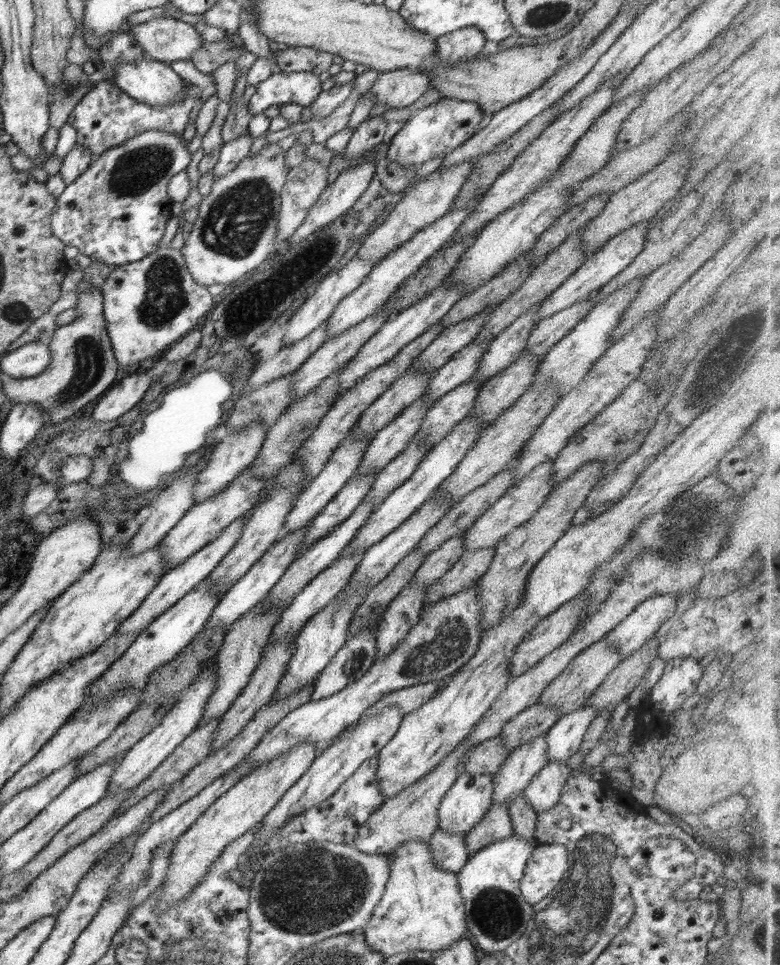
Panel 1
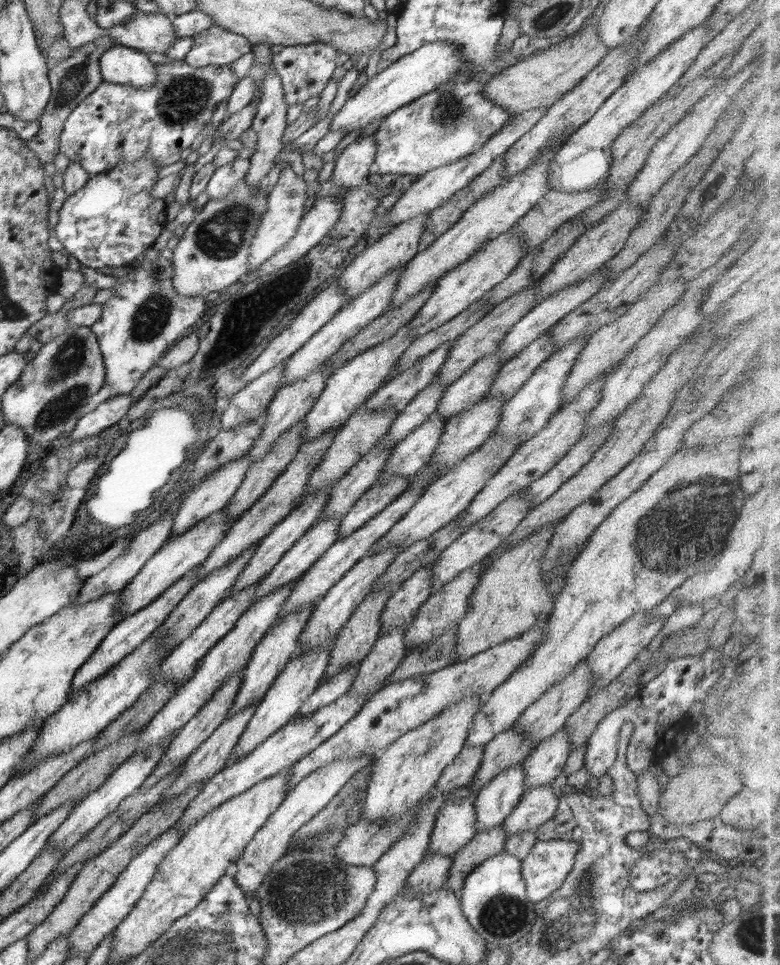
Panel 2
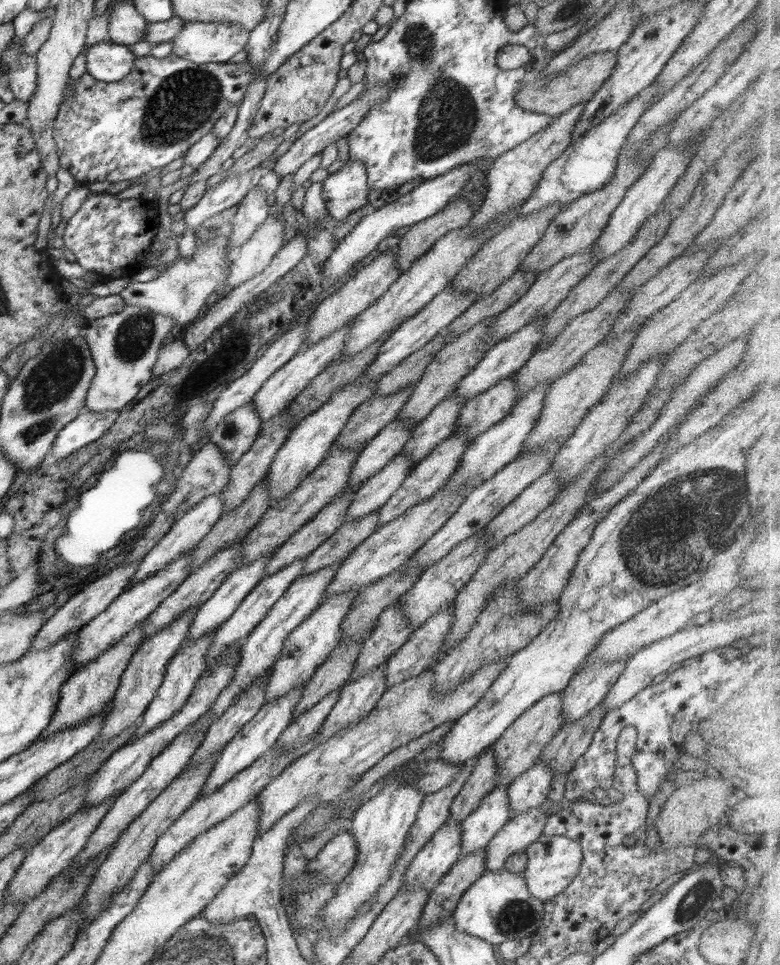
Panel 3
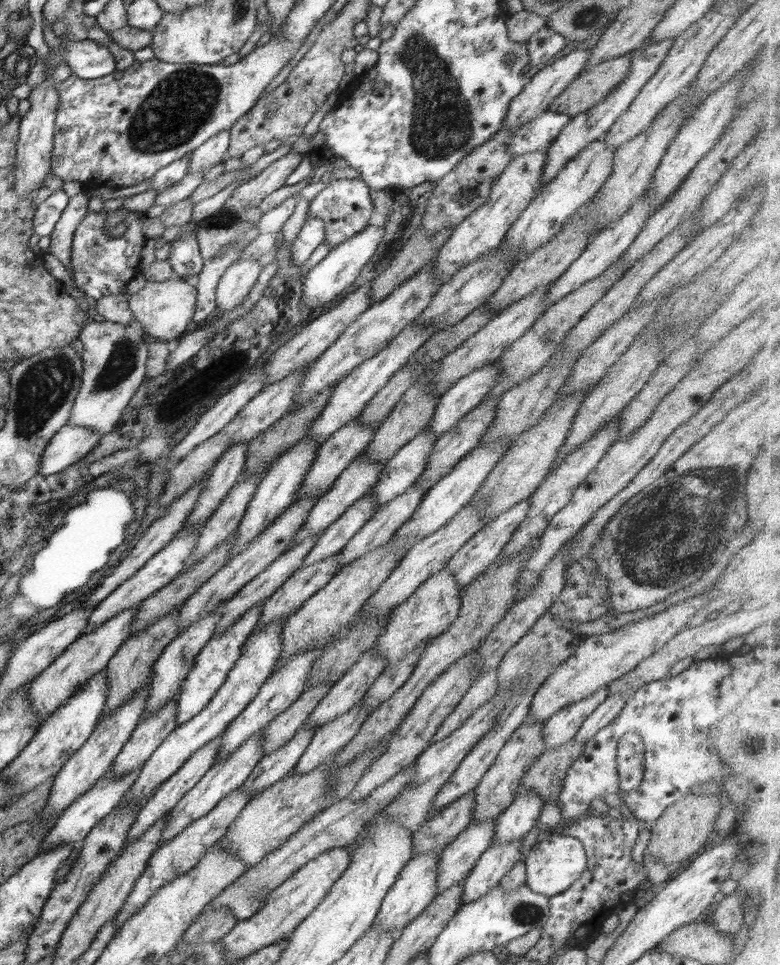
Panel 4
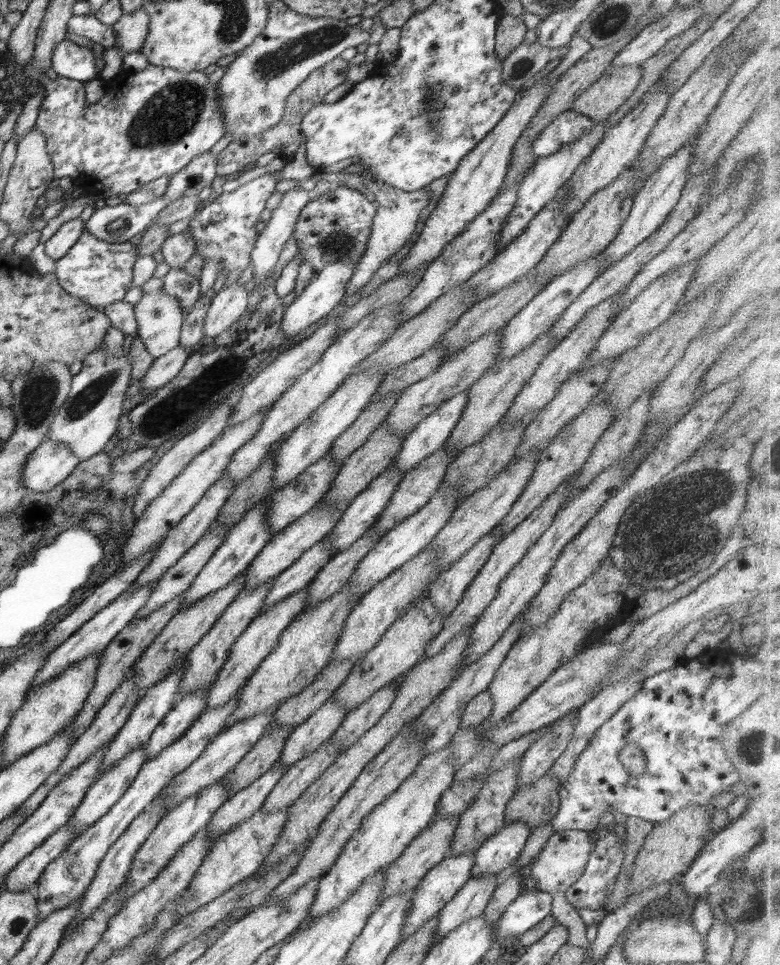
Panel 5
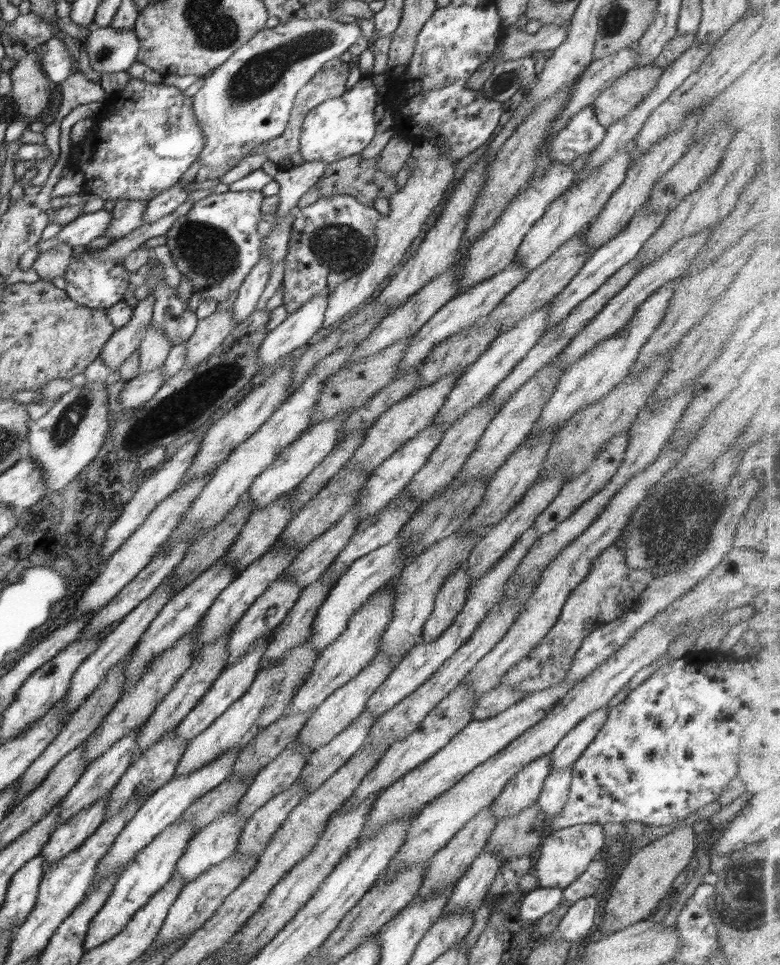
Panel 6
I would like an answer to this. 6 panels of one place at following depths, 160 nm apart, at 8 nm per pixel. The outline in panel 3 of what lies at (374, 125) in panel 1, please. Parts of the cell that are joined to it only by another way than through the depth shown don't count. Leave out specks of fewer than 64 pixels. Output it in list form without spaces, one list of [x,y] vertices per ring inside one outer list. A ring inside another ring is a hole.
[[[345,160],[345,165],[329,175],[322,184],[322,199],[326,202],[327,214],[337,223],[344,223],[346,218],[358,212],[363,206],[369,206],[368,176],[365,166],[359,160]]]

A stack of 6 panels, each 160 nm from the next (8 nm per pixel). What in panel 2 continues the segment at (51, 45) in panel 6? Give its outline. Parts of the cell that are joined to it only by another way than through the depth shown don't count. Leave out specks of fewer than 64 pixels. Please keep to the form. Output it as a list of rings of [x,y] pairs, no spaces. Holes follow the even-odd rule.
[[[116,45],[104,52],[99,60],[103,81],[116,85],[148,89],[156,84],[156,64],[147,54],[136,49]]]

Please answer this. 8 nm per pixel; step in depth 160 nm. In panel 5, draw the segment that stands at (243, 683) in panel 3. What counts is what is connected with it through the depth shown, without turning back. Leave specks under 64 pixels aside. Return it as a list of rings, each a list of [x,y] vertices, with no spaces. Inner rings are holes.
[[[237,693],[228,702],[201,713],[195,723],[191,724],[191,727],[178,740],[171,741],[162,752],[159,752],[158,756],[144,762],[132,784],[108,813],[72,840],[66,850],[63,850],[46,865],[45,872],[41,872],[34,888],[39,912],[37,922],[44,920],[49,914],[61,908],[66,908],[71,902],[76,902],[83,896],[96,874],[100,861],[110,850],[112,844],[118,840],[119,836],[122,836],[123,832],[126,832],[132,821],[146,810],[146,807],[174,780],[174,777],[185,771],[204,752],[206,746],[220,732],[227,718],[234,712],[238,703]]]

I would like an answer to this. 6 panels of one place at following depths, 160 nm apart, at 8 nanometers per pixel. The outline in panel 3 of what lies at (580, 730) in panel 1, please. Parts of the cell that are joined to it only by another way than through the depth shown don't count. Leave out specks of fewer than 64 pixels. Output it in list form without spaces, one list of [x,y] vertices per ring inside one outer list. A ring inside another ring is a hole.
[[[541,760],[523,772],[507,788],[510,814],[516,816],[544,804],[550,794],[553,778],[554,774],[551,768]]]

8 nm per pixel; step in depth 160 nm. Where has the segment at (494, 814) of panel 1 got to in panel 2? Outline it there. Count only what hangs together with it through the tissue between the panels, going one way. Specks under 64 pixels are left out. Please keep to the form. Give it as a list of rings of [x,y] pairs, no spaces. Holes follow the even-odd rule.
[[[502,824],[477,832],[464,848],[453,854],[453,861],[444,886],[459,897],[465,878],[479,864],[482,864],[482,861],[503,852],[507,838]]]

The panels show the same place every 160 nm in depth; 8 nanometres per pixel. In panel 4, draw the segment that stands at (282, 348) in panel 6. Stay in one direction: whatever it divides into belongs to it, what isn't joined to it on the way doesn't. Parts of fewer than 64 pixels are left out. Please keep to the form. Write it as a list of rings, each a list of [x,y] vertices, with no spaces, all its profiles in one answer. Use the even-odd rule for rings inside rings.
[[[368,225],[362,232],[354,238],[332,248],[328,255],[318,262],[303,278],[301,304],[308,308],[320,308],[328,302],[332,302],[341,292],[350,288],[354,280],[360,274],[360,270],[374,261],[380,254],[379,248],[383,244],[384,227]]]

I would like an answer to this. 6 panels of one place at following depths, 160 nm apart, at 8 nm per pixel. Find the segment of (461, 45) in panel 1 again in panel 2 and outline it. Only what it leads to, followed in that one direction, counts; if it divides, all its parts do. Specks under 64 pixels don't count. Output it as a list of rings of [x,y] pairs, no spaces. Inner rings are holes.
[[[435,41],[424,44],[415,52],[399,58],[380,74],[368,79],[364,87],[360,88],[359,93],[348,96],[344,107],[334,114],[329,130],[341,130],[347,135],[354,130],[364,129],[368,124],[389,116],[392,112],[398,111],[398,108],[418,100],[419,96],[434,92],[440,84],[445,84],[454,76],[462,63],[460,48],[454,43]]]

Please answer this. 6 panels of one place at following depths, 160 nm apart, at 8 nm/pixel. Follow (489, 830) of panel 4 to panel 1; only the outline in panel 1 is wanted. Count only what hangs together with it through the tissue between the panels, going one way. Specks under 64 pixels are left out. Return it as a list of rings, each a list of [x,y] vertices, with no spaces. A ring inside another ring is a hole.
[[[543,732],[512,750],[501,767],[492,774],[493,804],[510,804],[547,764],[547,732]]]

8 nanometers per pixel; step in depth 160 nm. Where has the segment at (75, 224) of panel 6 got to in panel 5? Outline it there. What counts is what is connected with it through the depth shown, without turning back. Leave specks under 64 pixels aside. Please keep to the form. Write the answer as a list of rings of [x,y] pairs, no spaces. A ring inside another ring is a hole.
[[[164,194],[142,206],[132,206],[125,202],[116,206],[105,205],[95,209],[91,217],[85,221],[84,229],[100,240],[122,243],[130,240],[138,232],[143,232],[168,203],[170,202],[166,201]]]

